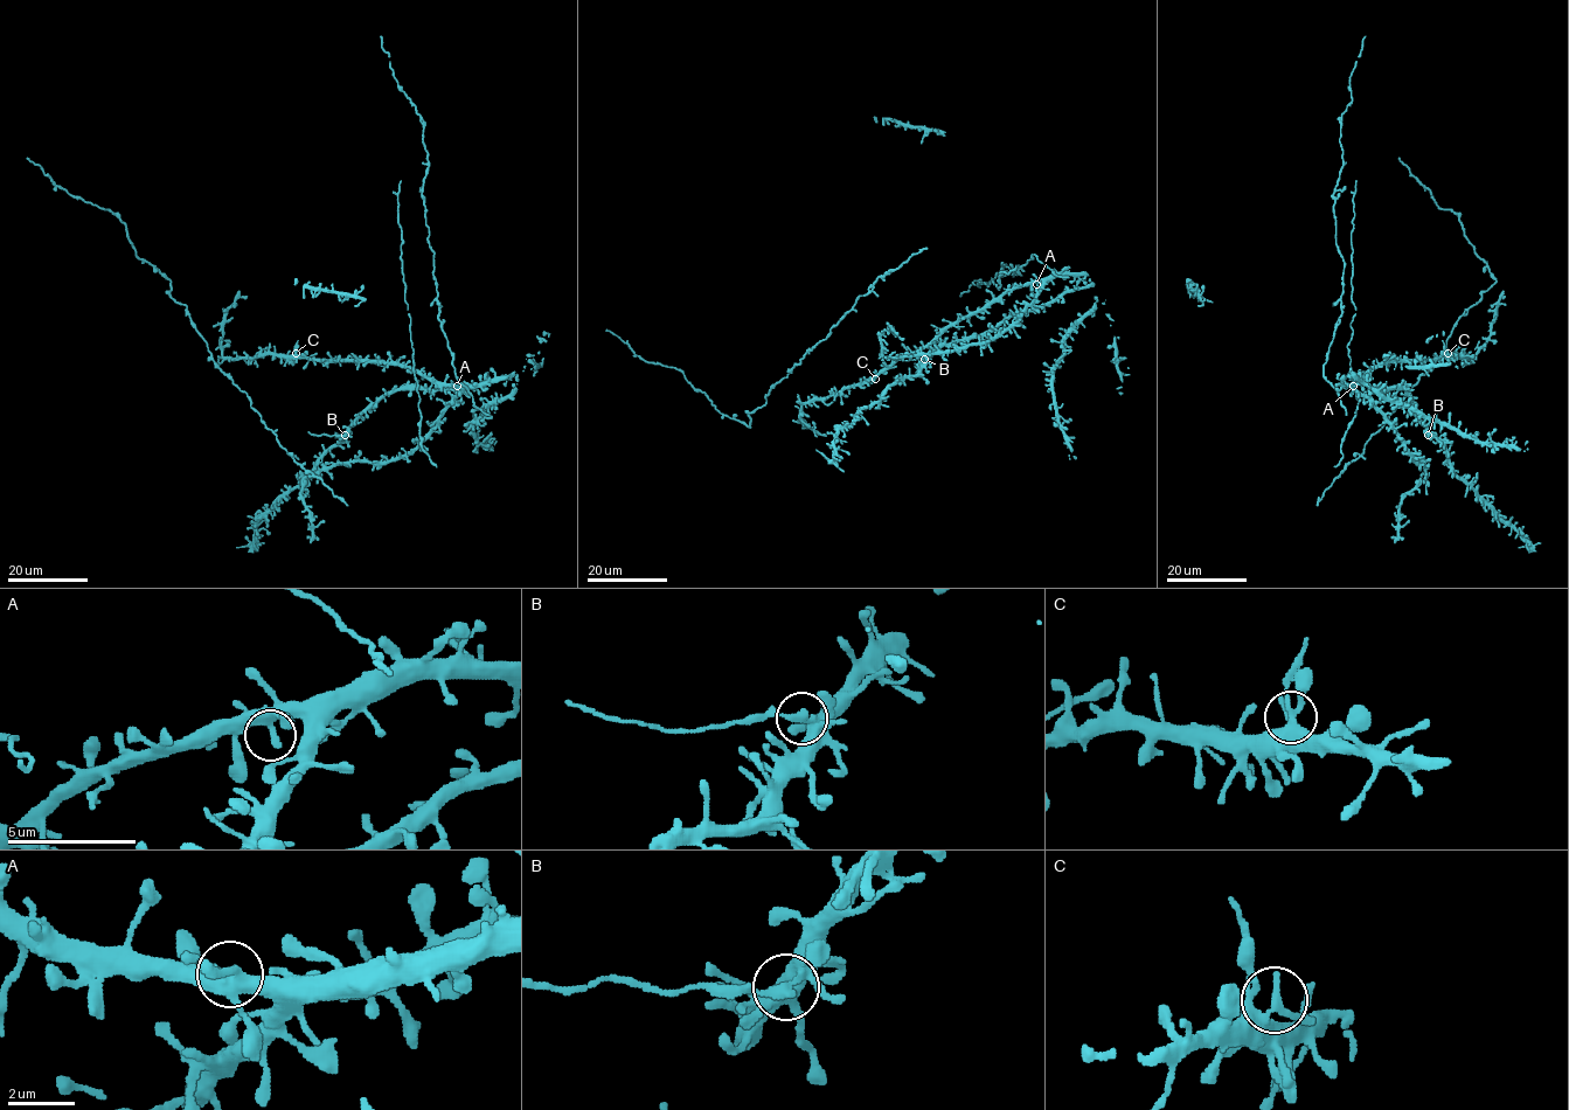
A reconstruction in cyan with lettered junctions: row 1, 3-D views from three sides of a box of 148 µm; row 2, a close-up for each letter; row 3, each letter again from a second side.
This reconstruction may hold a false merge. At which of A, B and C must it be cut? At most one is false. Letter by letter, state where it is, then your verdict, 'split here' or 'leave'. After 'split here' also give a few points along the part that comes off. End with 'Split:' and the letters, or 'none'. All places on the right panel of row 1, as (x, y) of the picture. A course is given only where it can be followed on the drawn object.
A: place (1353, 386); leave
B: place (1428, 435); split here
C: place (1448, 353); leave
Split: B

